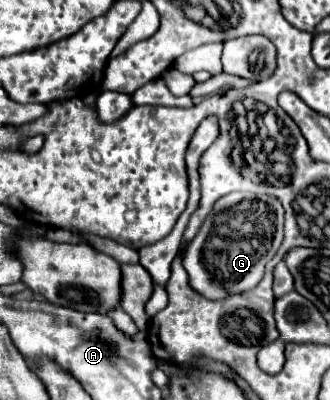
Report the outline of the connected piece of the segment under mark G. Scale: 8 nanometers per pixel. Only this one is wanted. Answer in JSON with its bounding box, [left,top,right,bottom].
[184,192,284,300]

